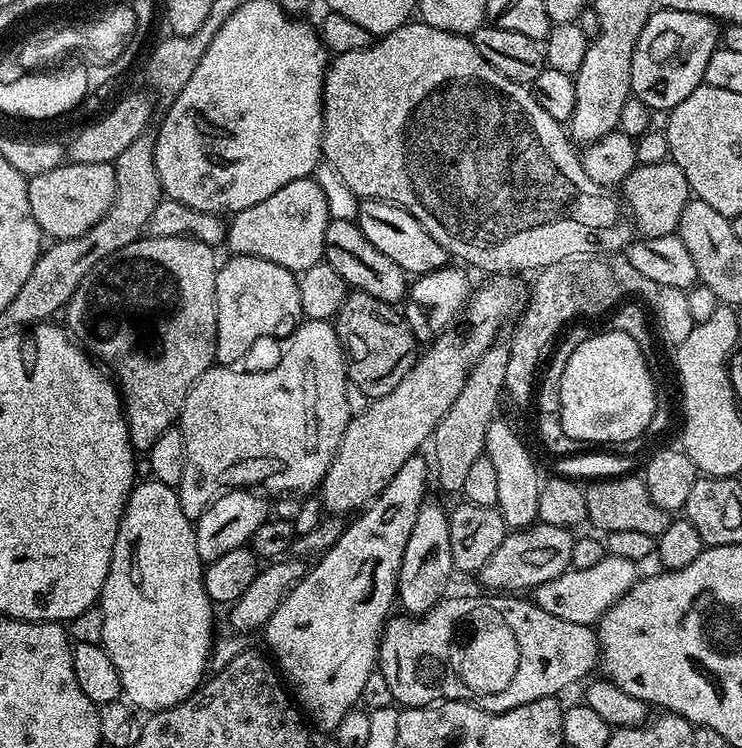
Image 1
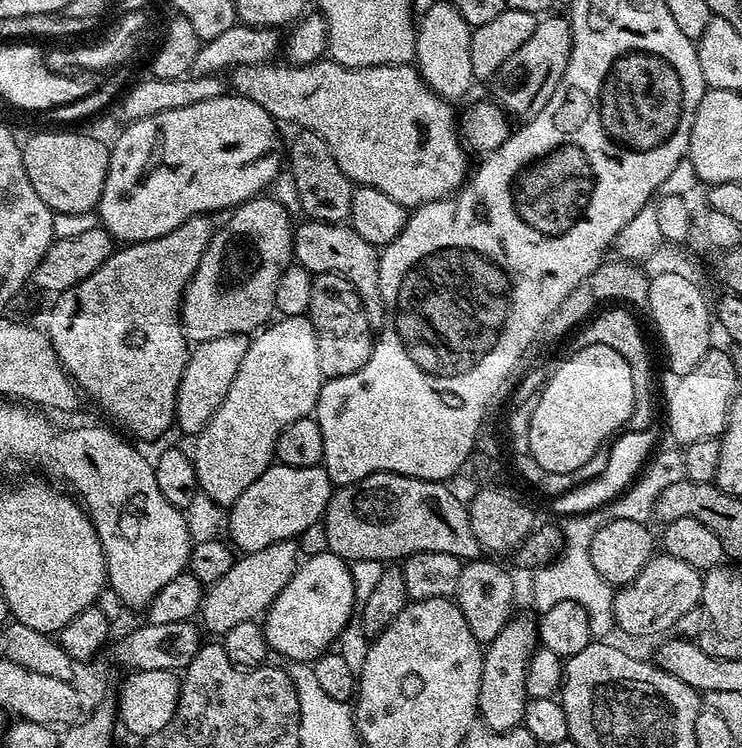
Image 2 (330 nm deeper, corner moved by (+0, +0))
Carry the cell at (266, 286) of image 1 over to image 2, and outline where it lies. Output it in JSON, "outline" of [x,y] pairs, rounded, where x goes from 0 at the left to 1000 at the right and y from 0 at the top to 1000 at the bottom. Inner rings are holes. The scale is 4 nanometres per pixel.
{"outline":[[[333,448],[288,452],[271,460],[264,460],[253,472],[251,495],[245,500],[237,533],[236,571],[248,578],[268,580],[280,568],[283,559],[299,543],[305,527],[310,527],[310,516],[326,489],[326,479],[332,479],[332,468],[337,459]]]}

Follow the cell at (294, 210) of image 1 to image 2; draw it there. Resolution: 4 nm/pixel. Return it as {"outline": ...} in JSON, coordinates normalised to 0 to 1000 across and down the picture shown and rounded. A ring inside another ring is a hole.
{"outline":[[[365,261],[334,267],[311,285],[305,302],[290,306],[267,361],[248,389],[243,428],[255,456],[271,460],[288,452],[344,445],[372,417],[375,372],[395,352],[396,294]]]}

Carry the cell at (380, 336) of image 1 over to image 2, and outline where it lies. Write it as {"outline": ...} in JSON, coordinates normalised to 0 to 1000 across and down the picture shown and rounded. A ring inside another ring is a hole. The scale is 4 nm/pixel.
{"outline":[[[449,364],[422,368],[420,397],[412,421],[420,429],[429,457],[429,489],[441,507],[461,505],[493,489],[501,472],[504,440],[472,376]]]}

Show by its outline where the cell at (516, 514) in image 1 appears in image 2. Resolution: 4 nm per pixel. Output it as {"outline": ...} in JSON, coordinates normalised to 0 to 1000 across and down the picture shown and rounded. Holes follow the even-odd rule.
{"outline":[[[691,822],[677,837],[671,853],[666,853],[651,868],[650,912],[644,917],[644,953],[651,972],[667,979],[685,979],[706,967],[706,945],[713,939],[709,922],[709,896],[717,873],[725,865],[725,834],[712,824]]]}

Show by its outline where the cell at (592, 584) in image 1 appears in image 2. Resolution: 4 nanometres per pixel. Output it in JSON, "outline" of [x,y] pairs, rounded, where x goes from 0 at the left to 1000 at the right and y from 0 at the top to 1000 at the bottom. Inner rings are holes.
{"outline":[[[899,741],[880,742],[871,757],[848,781],[840,782],[825,798],[825,820],[830,828],[829,838],[837,840],[846,850],[884,850],[888,845],[904,846],[910,841],[914,826],[925,821],[925,816],[939,811],[943,806],[949,771],[945,761],[925,757],[914,746]]]}

